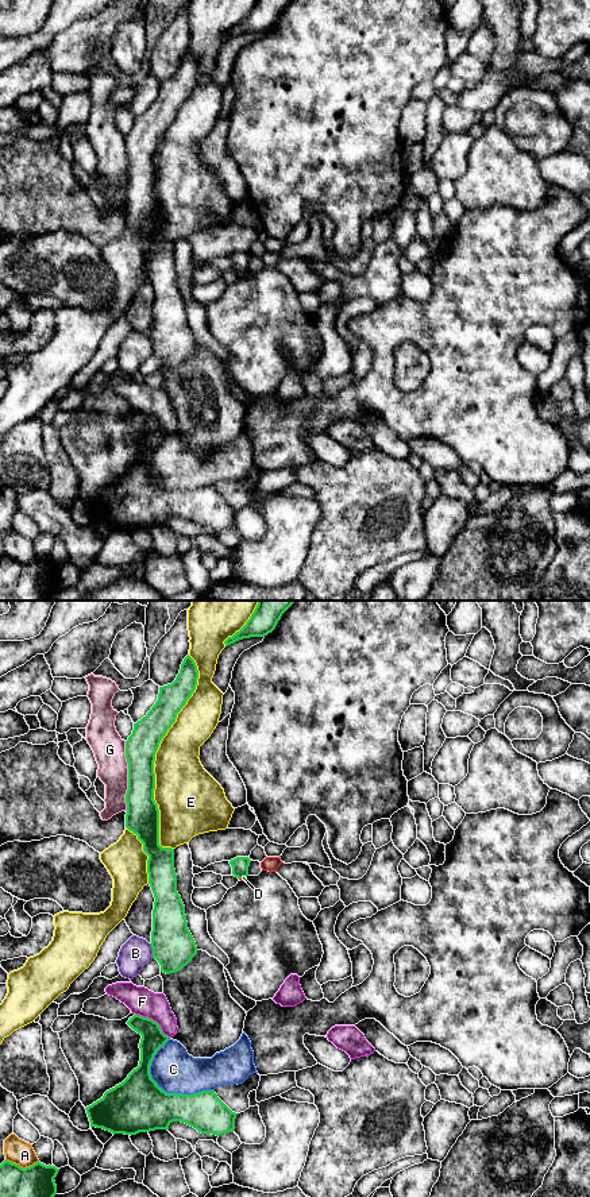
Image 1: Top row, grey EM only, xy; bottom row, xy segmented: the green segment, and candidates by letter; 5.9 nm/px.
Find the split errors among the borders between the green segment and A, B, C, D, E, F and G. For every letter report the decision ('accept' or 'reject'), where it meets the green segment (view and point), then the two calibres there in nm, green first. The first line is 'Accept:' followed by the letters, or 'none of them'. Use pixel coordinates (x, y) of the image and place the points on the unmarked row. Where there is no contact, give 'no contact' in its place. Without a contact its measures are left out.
Accept: none of them
A: reject | xy (22, 563) | 300/150 nm
B: reject | xy (153, 346) | 260/180 nm
C: reject | xy (172, 489) | 320/260 nm
D: reject | xy (242, 273) | 100/20 nm
E: reject | xy (154, 151) | 190/340 nm
F: reject | xy (153, 416) | 140/160 nm
G: reject | xy (128, 172) | 190/190 nm

